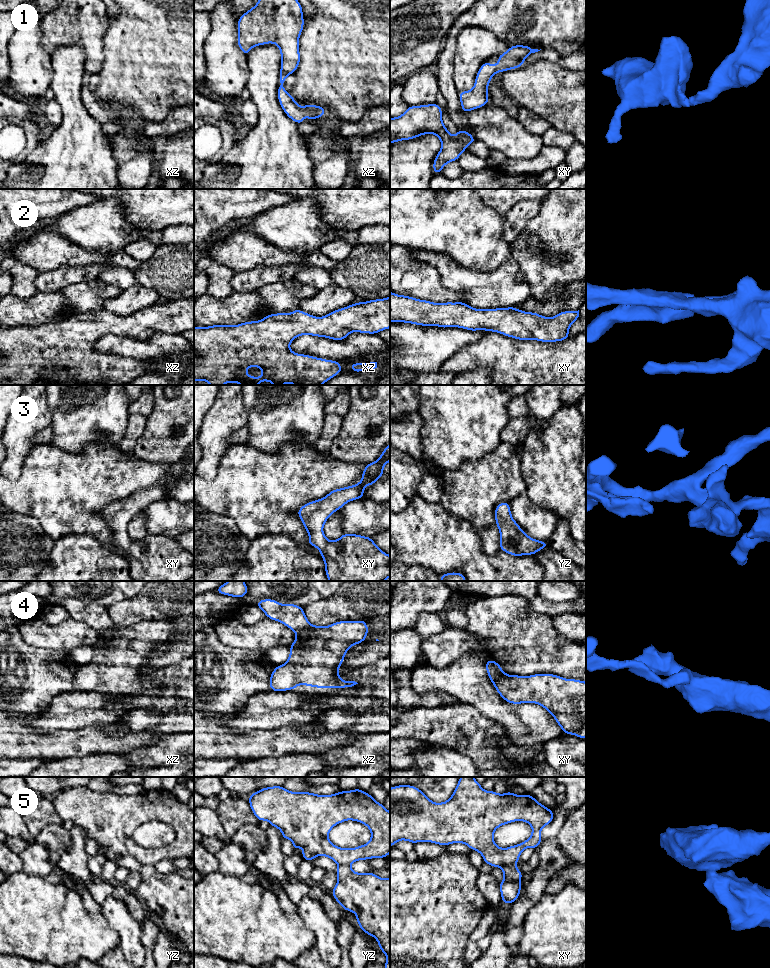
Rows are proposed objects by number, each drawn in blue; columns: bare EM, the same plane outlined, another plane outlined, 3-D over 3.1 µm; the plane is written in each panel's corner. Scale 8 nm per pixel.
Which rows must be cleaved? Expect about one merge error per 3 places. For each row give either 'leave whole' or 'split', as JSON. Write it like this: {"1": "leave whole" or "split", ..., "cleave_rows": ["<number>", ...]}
{"1": "leave whole", "2": "leave whole", "3": "leave whole", "4": "split", "5": "split", "cleave_rows": ["4", "5"]}

